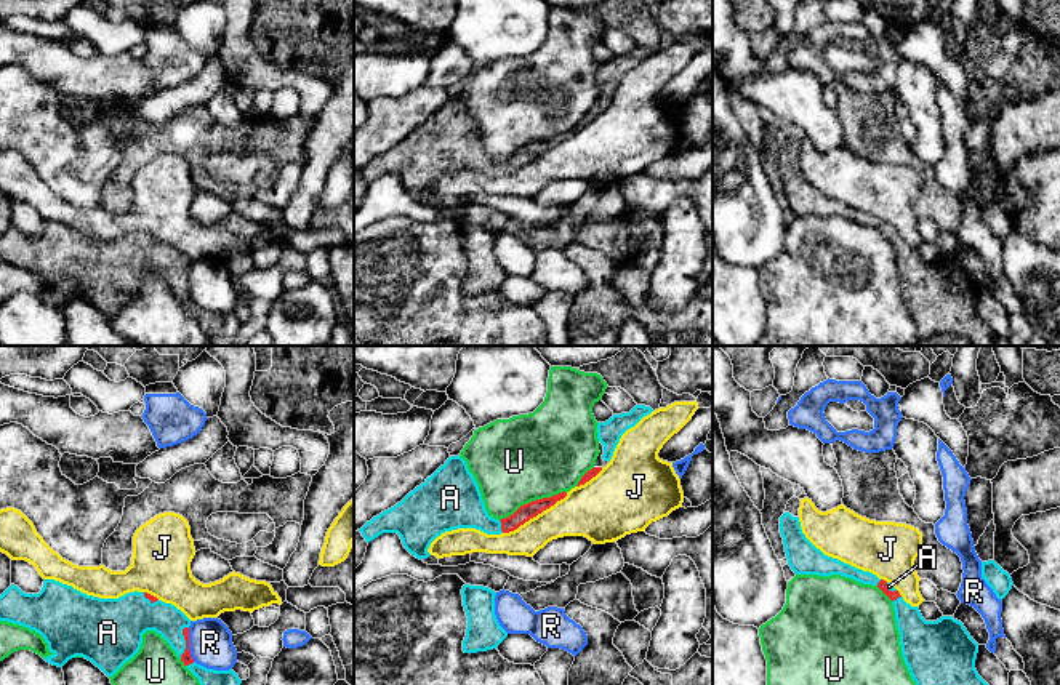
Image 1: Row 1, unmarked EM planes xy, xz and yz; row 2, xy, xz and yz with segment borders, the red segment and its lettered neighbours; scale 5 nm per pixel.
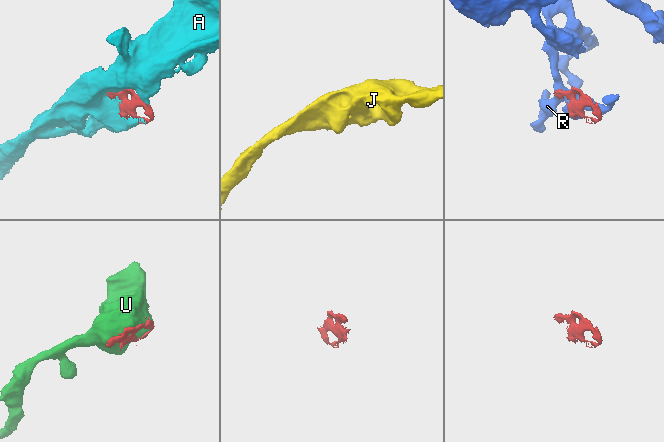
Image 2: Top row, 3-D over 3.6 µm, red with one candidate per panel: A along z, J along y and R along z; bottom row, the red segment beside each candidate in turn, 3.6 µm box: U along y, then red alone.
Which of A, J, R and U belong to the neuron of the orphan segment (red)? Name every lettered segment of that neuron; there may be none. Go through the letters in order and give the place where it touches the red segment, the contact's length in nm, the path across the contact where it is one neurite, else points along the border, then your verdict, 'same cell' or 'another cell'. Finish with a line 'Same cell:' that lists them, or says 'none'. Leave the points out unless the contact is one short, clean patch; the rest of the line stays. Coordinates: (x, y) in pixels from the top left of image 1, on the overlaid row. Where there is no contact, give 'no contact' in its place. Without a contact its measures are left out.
A: meets red in xy at (186, 642); contact 170 nm long; same cell
J: meets red in xz at (535, 516); contact 380 nm long; another cell
R: meets red in xy at (188, 645); contact 180 nm long; border along xy (188, 628), (188, 650), (194, 661); another cell
U: meets red in xz at (532, 501); contact 360 nm long; another cell
Same cell: A

